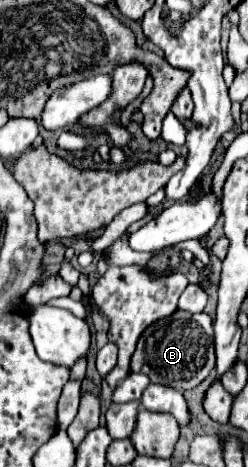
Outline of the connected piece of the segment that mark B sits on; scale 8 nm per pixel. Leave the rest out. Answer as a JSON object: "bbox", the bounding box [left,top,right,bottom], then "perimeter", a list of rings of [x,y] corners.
{"bbox":[132,312,214,390],"perimeter":[[[174,312],[172,316],[148,326],[148,332],[140,336],[136,352],[132,356],[132,372],[144,372],[156,384],[166,384],[176,390],[196,388],[208,378],[214,364],[214,330],[212,318],[206,312]]]}

